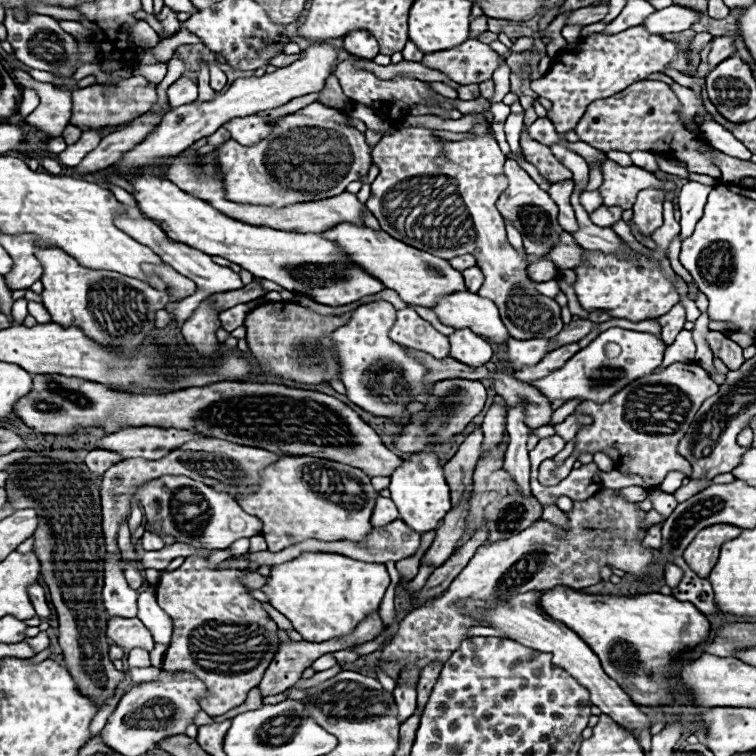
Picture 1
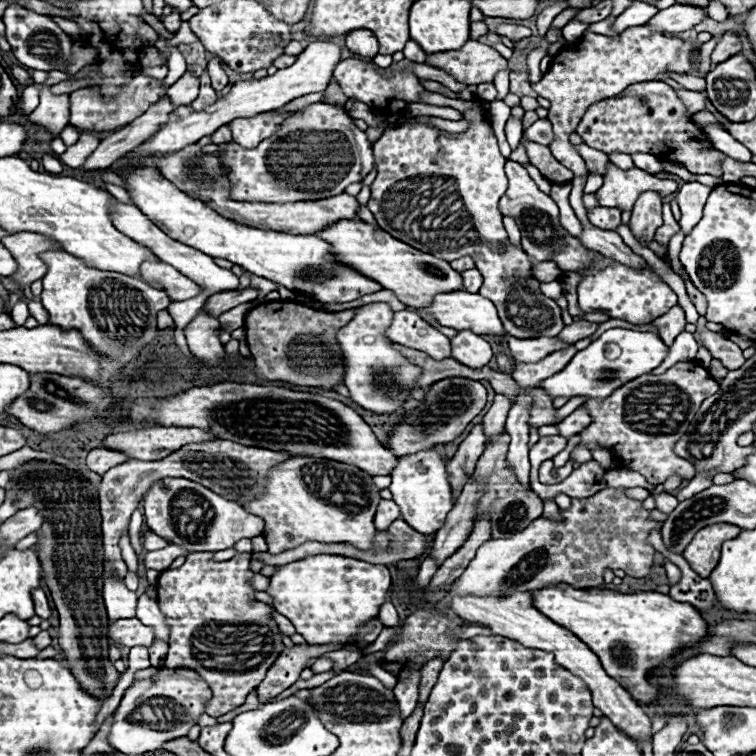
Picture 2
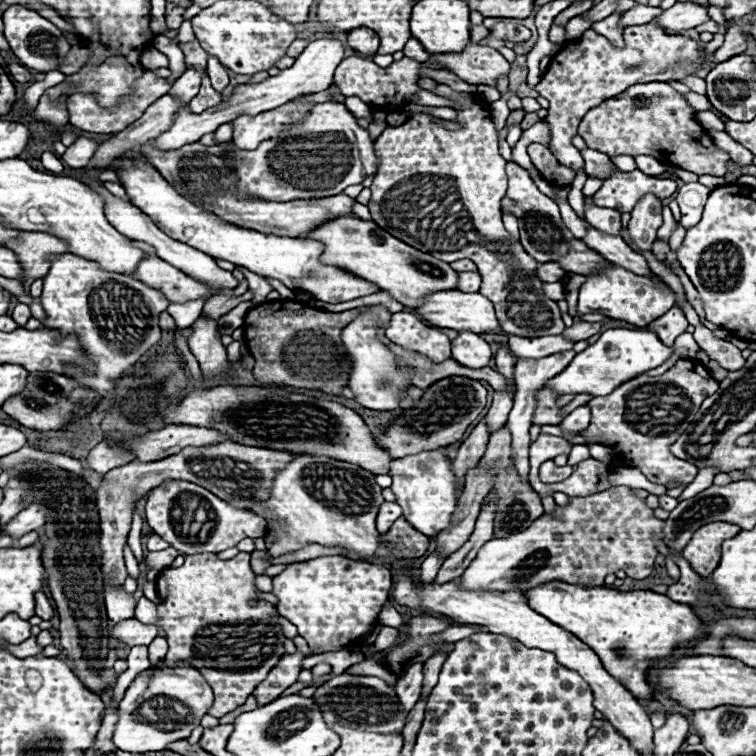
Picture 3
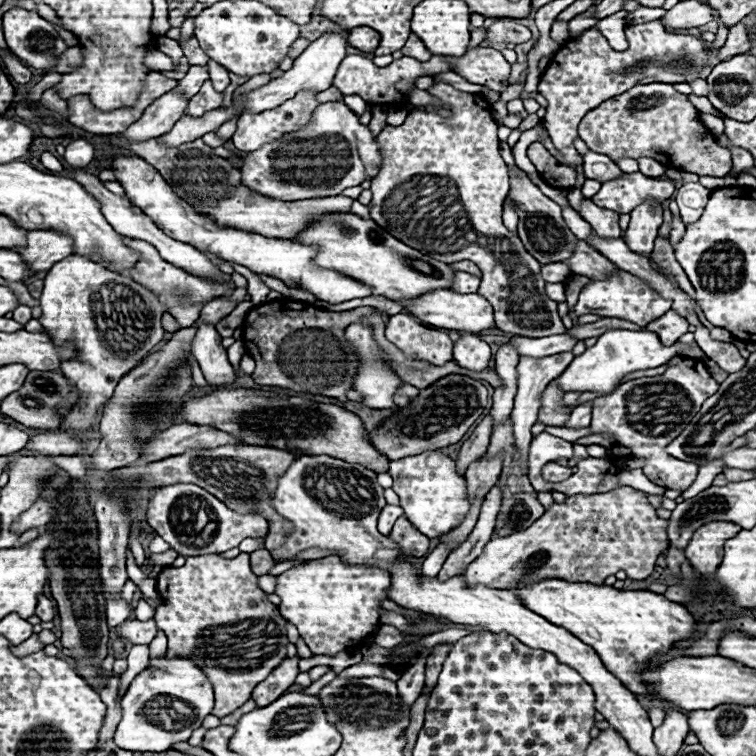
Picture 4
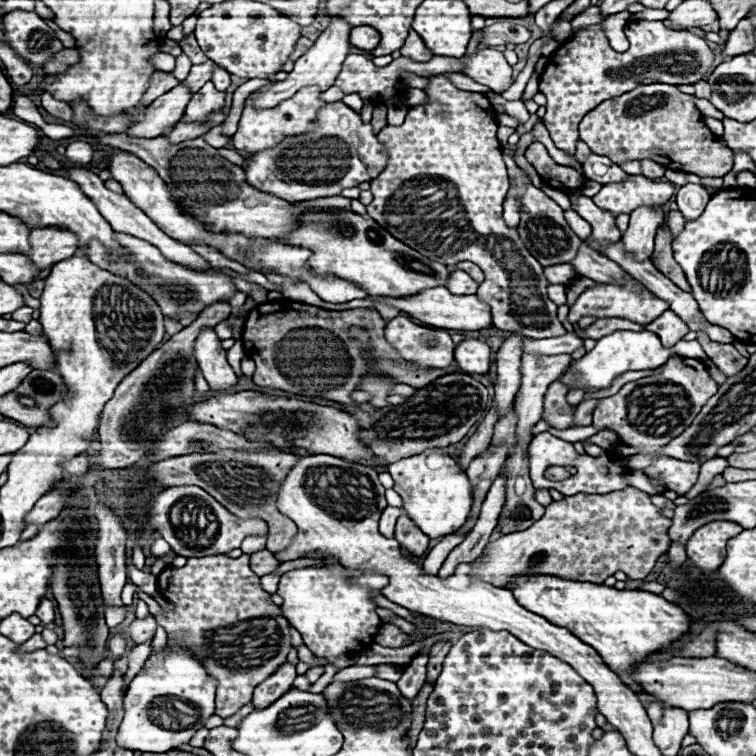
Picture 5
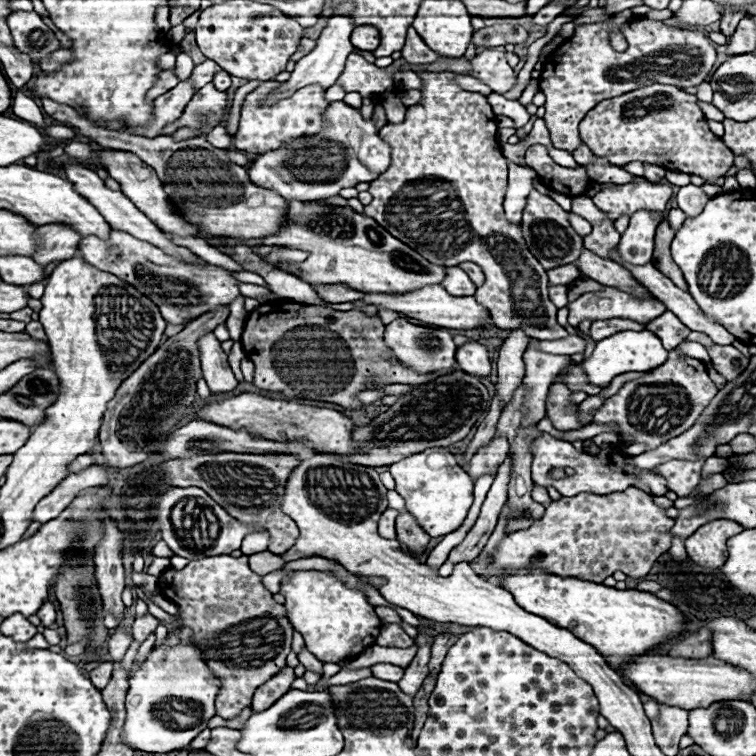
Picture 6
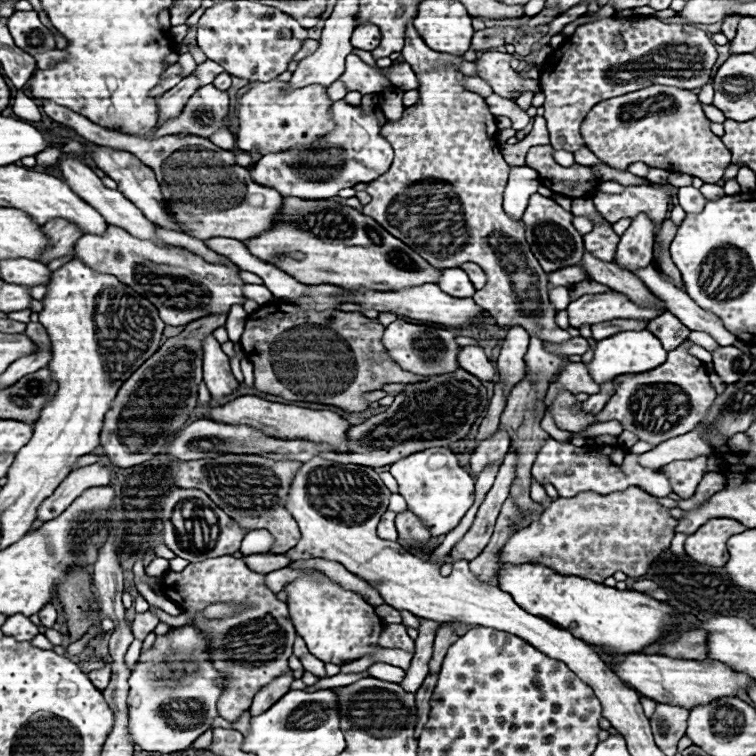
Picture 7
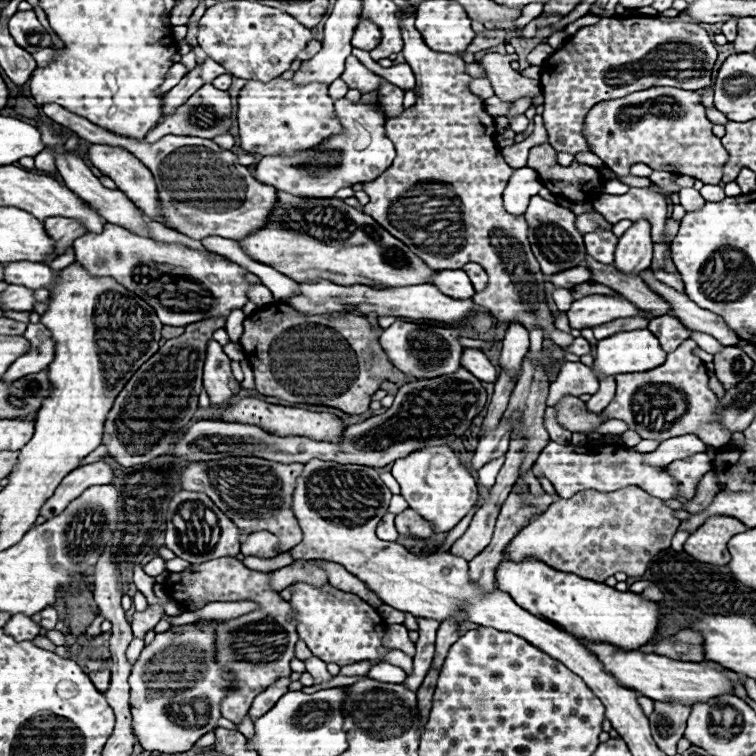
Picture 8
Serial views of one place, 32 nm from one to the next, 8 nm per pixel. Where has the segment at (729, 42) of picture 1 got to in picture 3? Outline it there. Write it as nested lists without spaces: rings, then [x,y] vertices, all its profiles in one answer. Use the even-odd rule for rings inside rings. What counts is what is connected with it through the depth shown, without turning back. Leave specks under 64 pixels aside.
[[[730,26],[726,32],[726,40],[724,44],[714,52],[714,60],[722,62],[722,60],[730,60],[736,54],[746,52],[746,32],[742,26]]]

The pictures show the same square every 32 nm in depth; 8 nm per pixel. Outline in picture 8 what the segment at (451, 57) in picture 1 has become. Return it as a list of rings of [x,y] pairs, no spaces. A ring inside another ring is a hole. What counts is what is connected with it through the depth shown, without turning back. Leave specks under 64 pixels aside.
[[[486,54],[480,64],[488,72],[488,80],[494,86],[496,96],[502,102],[516,102],[520,98],[530,98],[534,100],[540,94],[540,82],[524,78],[516,70],[510,68],[512,58],[510,56],[500,56],[500,54]]]

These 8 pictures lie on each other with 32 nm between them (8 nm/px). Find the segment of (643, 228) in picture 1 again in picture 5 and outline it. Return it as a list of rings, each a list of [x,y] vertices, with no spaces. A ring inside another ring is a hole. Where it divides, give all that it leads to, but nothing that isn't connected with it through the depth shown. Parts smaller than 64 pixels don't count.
[[[638,208],[630,214],[630,226],[622,234],[626,254],[636,262],[644,262],[652,256],[654,236],[658,226],[664,222],[664,212],[654,208]]]

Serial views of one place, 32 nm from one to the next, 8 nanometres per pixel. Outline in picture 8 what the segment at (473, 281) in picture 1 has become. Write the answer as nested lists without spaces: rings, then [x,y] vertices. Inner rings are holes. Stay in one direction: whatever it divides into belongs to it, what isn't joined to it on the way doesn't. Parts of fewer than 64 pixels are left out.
[[[440,270],[430,282],[434,282],[442,294],[450,294],[450,298],[472,298],[476,294],[464,270]]]

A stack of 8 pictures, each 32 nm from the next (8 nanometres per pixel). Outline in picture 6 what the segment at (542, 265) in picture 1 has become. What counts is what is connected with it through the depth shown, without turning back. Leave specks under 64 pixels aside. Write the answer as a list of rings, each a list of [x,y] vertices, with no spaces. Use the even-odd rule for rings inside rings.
[[[570,264],[570,266],[558,266],[558,268],[552,268],[552,270],[548,270],[548,280],[550,280],[550,286],[570,286],[570,284],[574,284],[576,280],[582,280],[584,276],[582,276],[582,272],[574,266],[574,264]]]

